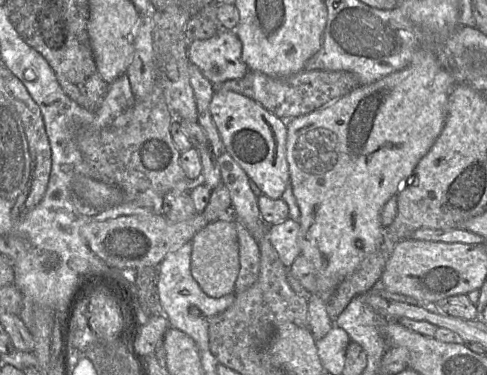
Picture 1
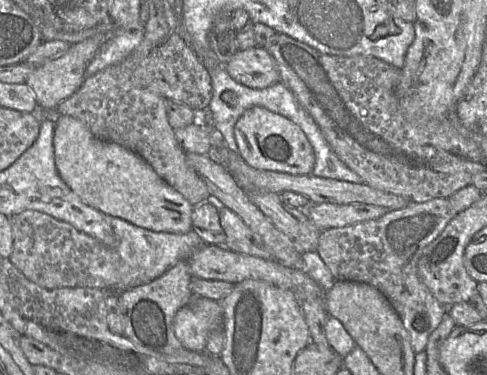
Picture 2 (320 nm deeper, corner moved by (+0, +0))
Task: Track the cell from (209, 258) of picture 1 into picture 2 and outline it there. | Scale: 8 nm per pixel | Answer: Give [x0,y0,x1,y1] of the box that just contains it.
[234,106,315,175]

